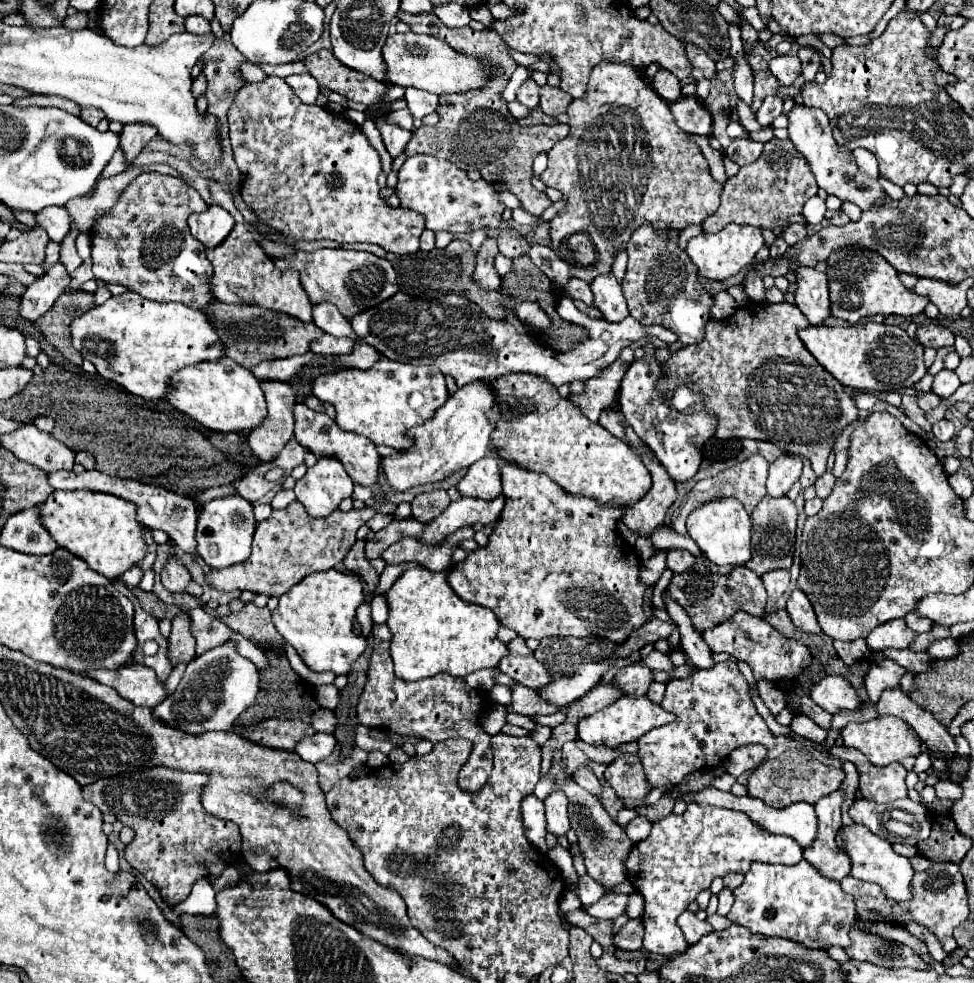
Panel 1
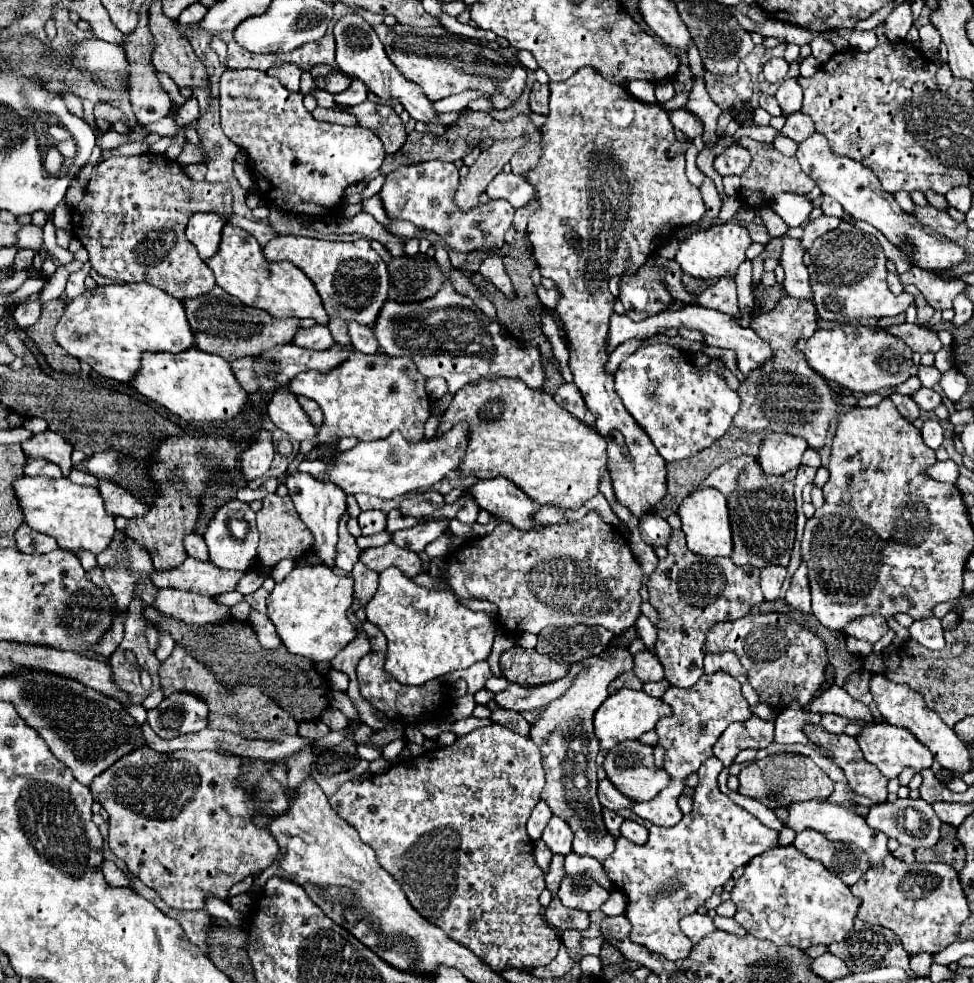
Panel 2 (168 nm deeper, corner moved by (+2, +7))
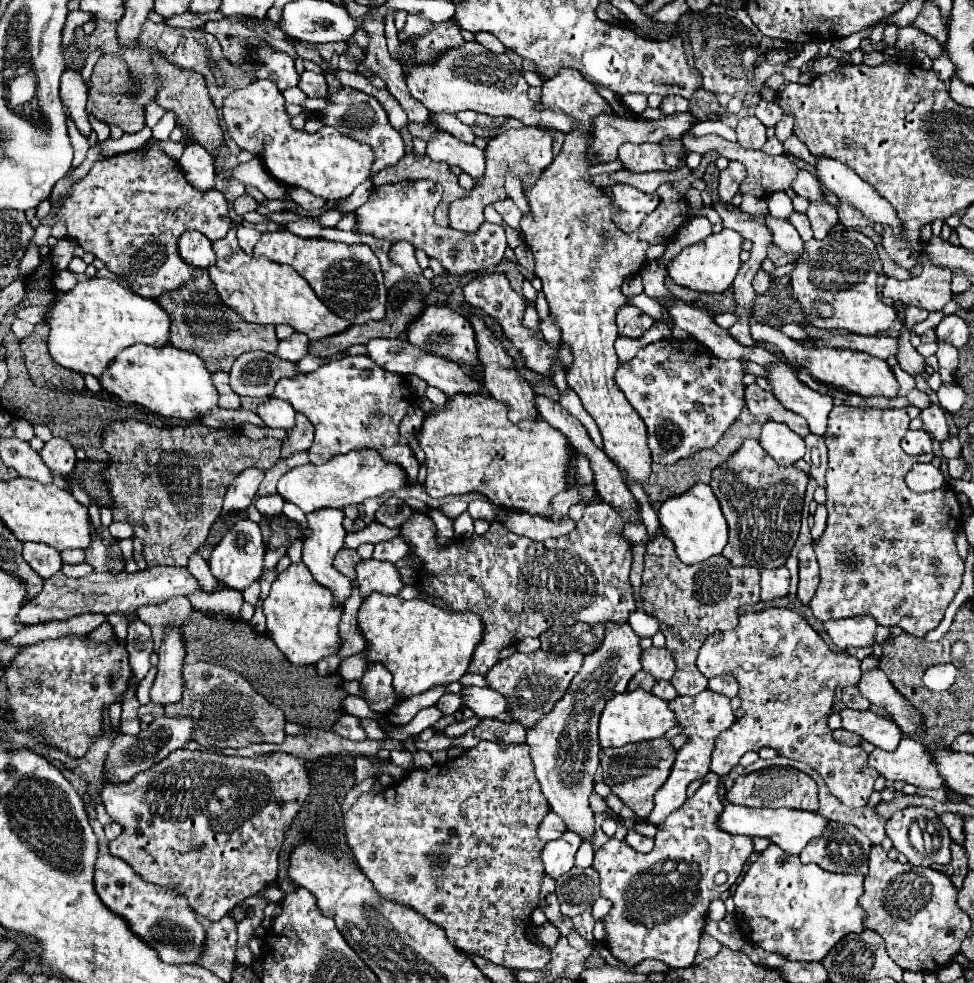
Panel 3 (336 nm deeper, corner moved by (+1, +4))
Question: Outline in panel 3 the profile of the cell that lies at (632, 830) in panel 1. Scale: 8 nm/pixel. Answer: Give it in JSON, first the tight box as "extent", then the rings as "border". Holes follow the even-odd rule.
{"extent":[626,830,654,854],"border":[[[628,830],[626,842],[628,842],[636,852],[642,852],[642,854],[646,854],[646,852],[650,852],[650,850],[654,848],[654,838],[646,838],[646,836],[642,836],[642,834],[634,832],[634,830]]]}

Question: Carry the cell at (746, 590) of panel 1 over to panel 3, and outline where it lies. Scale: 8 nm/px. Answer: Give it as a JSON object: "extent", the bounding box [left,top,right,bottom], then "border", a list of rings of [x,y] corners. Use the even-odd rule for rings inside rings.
{"extent":[642,536,760,696],"border":[[[658,536],[646,546],[646,562],[644,562],[644,574],[642,574],[642,598],[644,598],[644,612],[650,612],[660,622],[660,632],[666,636],[666,650],[674,656],[676,672],[672,676],[672,686],[678,694],[694,696],[706,690],[706,676],[696,666],[696,656],[704,640],[716,632],[726,632],[728,628],[734,628],[738,624],[738,608],[744,604],[756,604],[760,600],[760,570],[754,566],[736,568],[732,566],[724,556],[712,556],[698,564],[684,564],[680,562],[674,542],[668,536]]]}

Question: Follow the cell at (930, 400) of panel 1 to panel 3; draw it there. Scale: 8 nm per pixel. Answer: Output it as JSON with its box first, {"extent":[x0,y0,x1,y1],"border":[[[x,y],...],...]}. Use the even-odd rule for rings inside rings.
{"extent":[920,404,946,442],"border":[[[930,404],[928,408],[924,408],[920,418],[922,418],[924,426],[928,430],[932,430],[932,432],[928,432],[932,438],[936,438],[938,442],[942,442],[946,438],[946,432],[942,432],[942,430],[946,430],[946,414],[938,404]]]}

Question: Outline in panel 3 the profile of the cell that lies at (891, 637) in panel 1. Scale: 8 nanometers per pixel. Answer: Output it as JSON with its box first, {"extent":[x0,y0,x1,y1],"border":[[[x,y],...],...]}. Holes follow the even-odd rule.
{"extent":[824,616,878,650],"border":[[[854,616],[846,620],[830,620],[824,630],[830,634],[832,642],[846,650],[848,646],[872,646],[878,622],[872,616]]]}

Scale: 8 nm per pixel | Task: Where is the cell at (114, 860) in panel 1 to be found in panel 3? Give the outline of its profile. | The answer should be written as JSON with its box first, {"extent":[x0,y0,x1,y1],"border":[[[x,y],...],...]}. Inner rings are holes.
{"extent":[94,856,204,964],"border":[[[100,856],[94,872],[94,886],[100,900],[114,908],[116,914],[122,914],[130,922],[130,928],[146,940],[154,950],[158,950],[162,962],[184,964],[198,962],[200,950],[204,942],[204,928],[194,918],[194,912],[182,900],[182,896],[174,896],[170,888],[162,888],[156,884],[144,882],[126,862],[116,860],[114,856]]]}

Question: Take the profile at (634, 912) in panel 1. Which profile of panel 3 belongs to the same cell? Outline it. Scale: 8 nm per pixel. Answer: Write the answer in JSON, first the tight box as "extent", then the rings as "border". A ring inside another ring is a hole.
{"extent":[592,898,610,920],"border":[[[598,898],[596,902],[594,902],[594,906],[592,906],[592,916],[596,918],[596,920],[600,920],[600,918],[604,918],[608,912],[610,912],[610,902],[606,900],[606,898]]]}

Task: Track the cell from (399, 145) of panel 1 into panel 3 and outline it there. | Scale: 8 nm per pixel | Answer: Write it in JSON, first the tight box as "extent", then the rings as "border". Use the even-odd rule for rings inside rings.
{"extent":[320,88,404,172],"border":[[[344,88],[340,94],[336,96],[328,96],[328,100],[332,102],[326,110],[320,112],[320,118],[326,126],[334,126],[338,128],[340,132],[346,132],[346,136],[356,136],[358,140],[362,140],[364,144],[370,144],[374,148],[374,154],[376,154],[376,160],[374,160],[374,172],[386,168],[386,166],[394,166],[402,156],[404,156],[404,140],[400,136],[400,132],[396,132],[392,126],[390,126],[390,120],[388,120],[388,114],[386,110],[382,108],[382,104],[364,94],[364,92],[358,92],[358,90],[352,90],[352,88]]]}

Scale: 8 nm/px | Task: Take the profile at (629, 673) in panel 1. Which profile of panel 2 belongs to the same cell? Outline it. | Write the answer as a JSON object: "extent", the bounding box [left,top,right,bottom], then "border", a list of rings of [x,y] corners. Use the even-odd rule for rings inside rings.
{"extent":[633,651,665,683],"border":[[[641,651],[635,655],[635,667],[633,671],[637,673],[637,677],[647,683],[647,681],[661,681],[665,677],[665,669],[659,661],[659,657],[653,651]]]}

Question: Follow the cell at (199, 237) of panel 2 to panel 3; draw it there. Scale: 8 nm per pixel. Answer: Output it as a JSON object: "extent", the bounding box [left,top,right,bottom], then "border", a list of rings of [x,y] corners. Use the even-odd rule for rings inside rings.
{"extent":[178,232,216,268],"border":[[[184,232],[178,240],[178,252],[196,268],[208,268],[216,264],[216,254],[212,250],[212,242],[202,232]]]}

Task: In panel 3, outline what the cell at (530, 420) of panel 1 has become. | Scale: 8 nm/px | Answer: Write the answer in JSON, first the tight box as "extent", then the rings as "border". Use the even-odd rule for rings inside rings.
{"extent":[420,394,574,514],"border":[[[456,394],[446,410],[424,420],[420,430],[428,466],[424,486],[432,498],[480,492],[504,508],[552,514],[552,498],[568,486],[574,446],[542,416],[514,424],[508,412],[508,404],[492,396]]]}

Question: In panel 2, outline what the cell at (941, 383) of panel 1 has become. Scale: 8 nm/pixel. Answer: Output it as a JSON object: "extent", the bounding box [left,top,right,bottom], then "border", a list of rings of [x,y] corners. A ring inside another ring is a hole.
{"extent":[917,365,941,387],"border":[[[919,365],[919,373],[917,373],[917,377],[921,379],[921,383],[923,383],[925,387],[933,387],[933,385],[939,383],[941,373],[939,373],[935,367],[923,367],[923,365]]]}

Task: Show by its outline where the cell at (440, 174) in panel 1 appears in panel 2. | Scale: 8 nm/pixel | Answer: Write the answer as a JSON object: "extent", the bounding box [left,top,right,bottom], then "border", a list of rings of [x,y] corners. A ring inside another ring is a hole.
{"extent":[379,161,515,253],"border":[[[427,161],[419,165],[399,167],[397,171],[389,173],[379,191],[379,197],[387,217],[407,219],[423,231],[437,233],[445,243],[445,247],[451,251],[471,253],[471,251],[501,249],[505,245],[505,233],[511,227],[515,209],[507,201],[497,199],[463,213],[453,205],[457,183],[459,183],[459,173],[453,163]]]}

